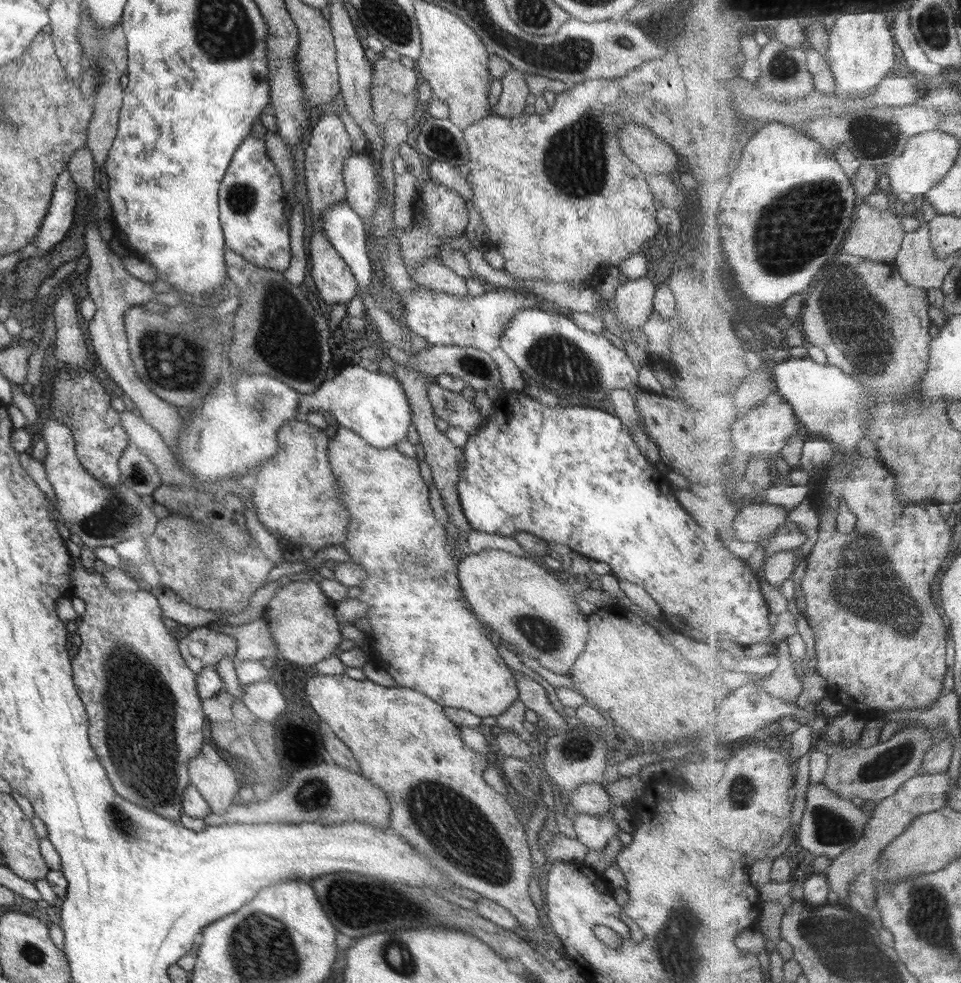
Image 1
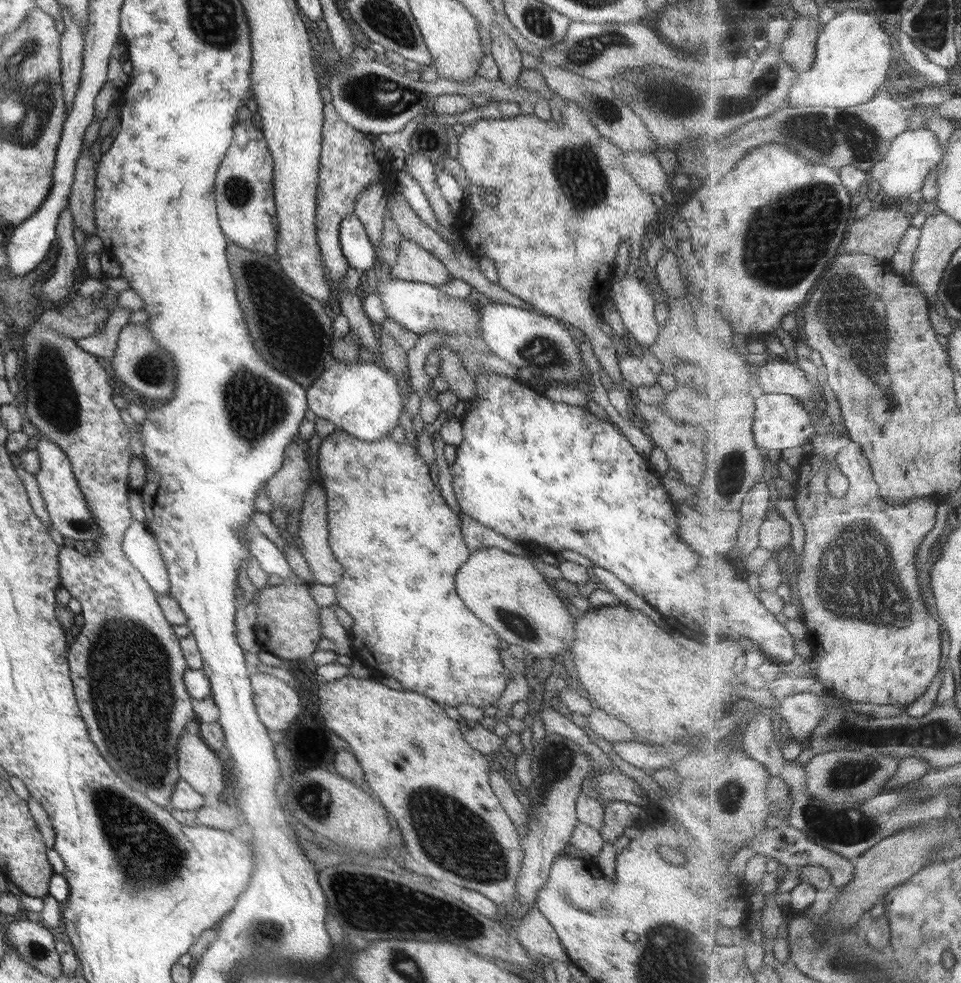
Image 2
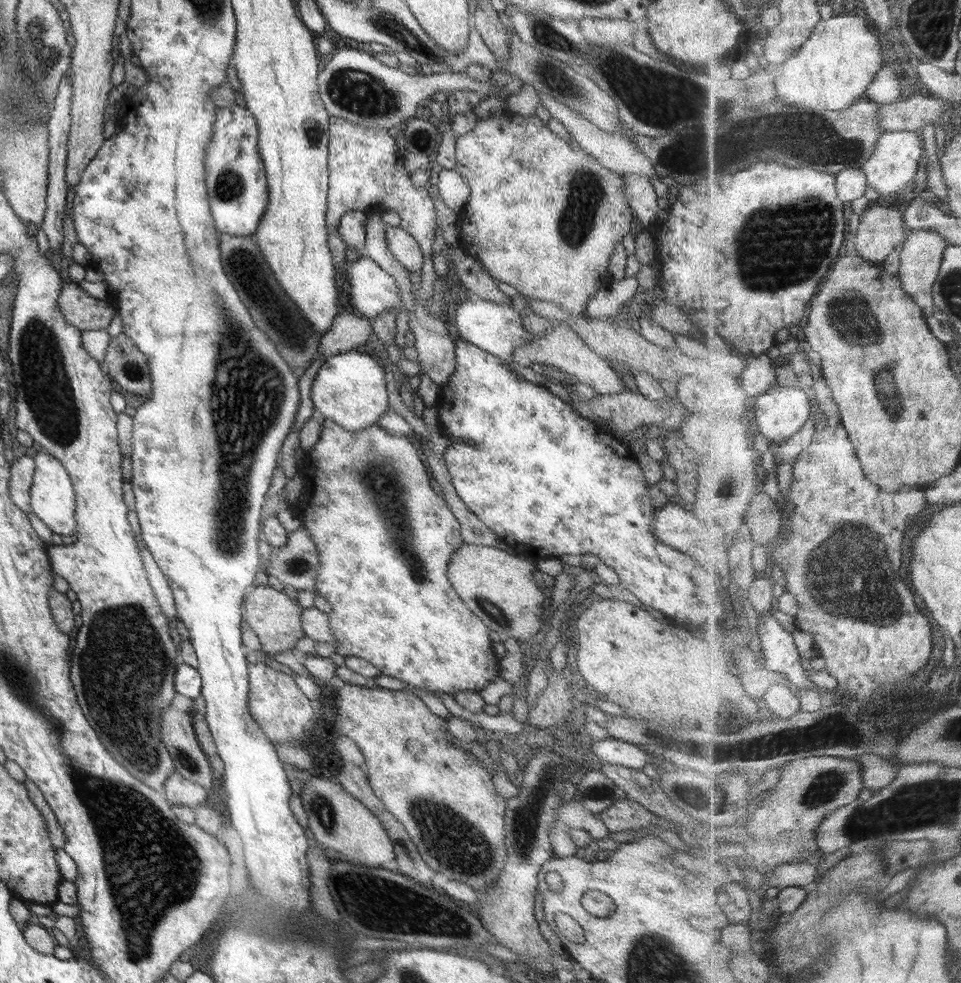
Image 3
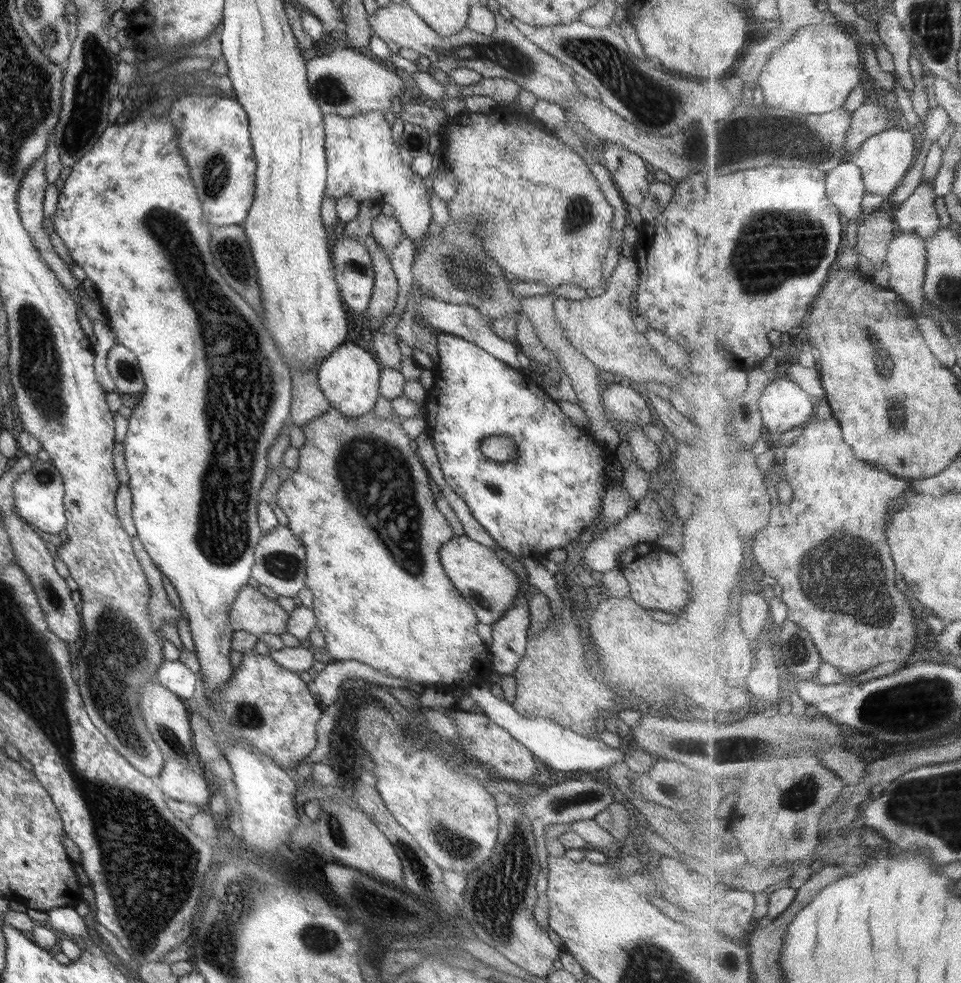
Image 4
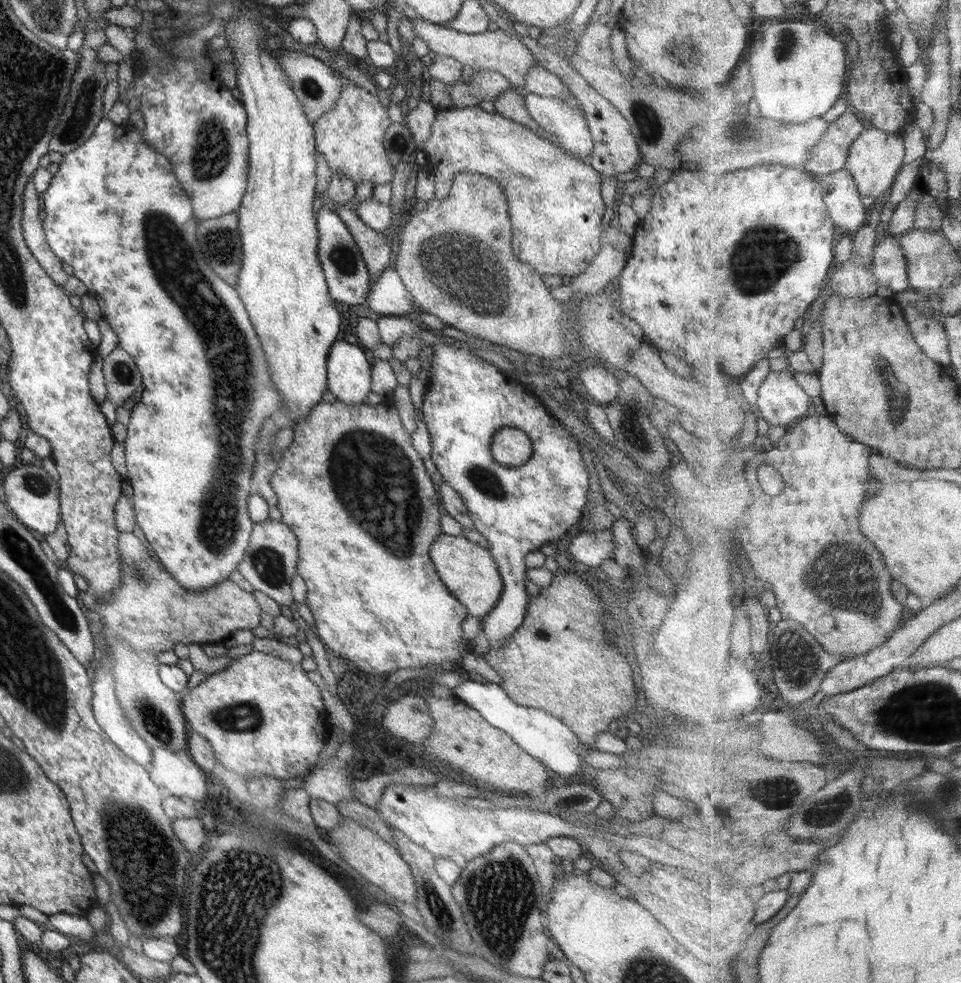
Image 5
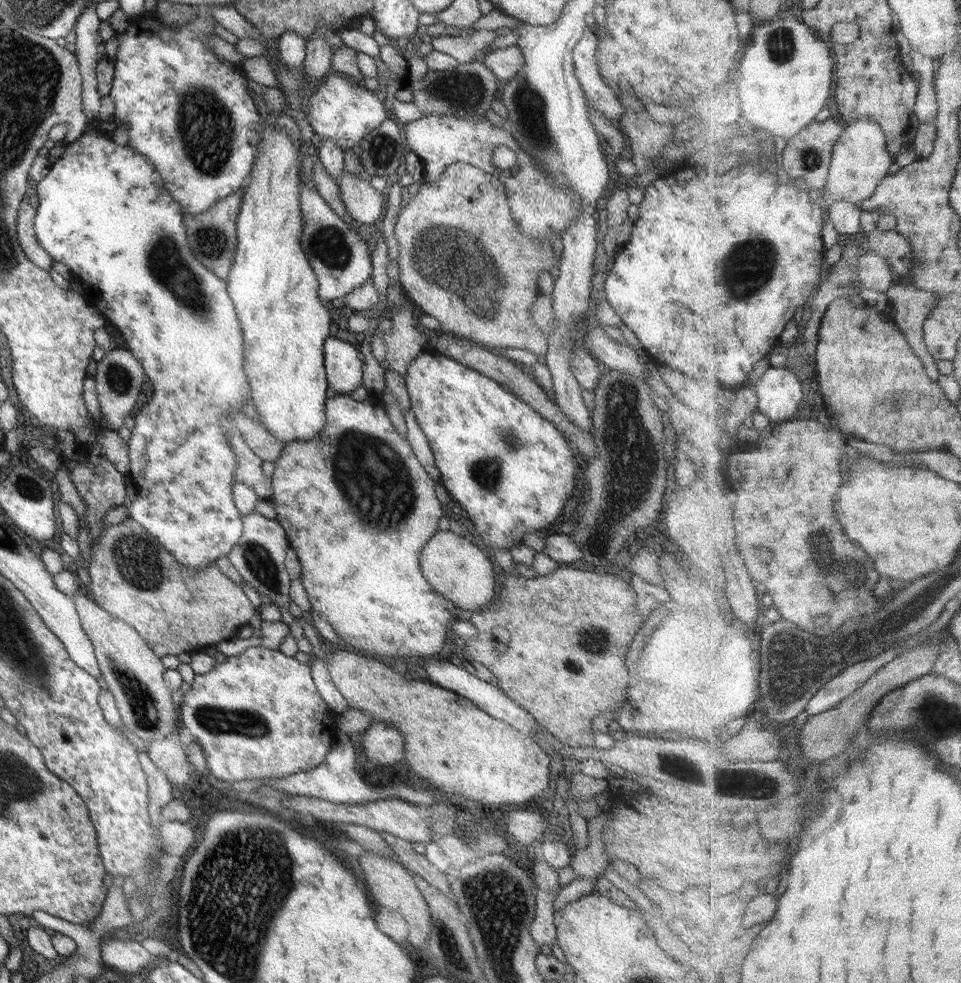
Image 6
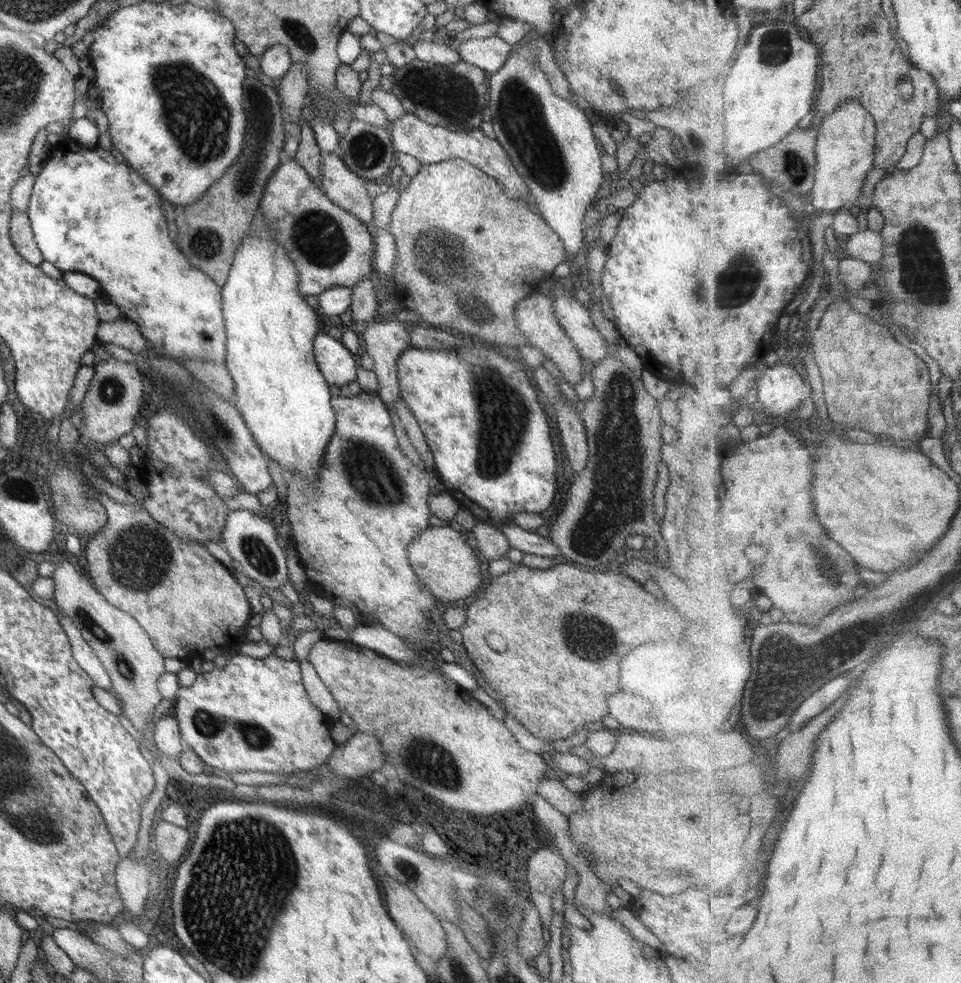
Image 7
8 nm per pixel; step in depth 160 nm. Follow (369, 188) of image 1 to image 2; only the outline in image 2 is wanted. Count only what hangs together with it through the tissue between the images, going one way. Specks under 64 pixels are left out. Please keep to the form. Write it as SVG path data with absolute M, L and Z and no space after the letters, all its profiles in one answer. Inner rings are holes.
M380 182L369 183L354 200L353 212L363 225L368 240L380 252L383 213L386 212L387 187Z

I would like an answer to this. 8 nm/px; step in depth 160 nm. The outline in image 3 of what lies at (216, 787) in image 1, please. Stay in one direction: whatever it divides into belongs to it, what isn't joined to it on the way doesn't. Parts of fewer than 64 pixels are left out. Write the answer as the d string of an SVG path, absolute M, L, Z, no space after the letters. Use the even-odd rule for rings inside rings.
M166 706L159 718L161 742L165 744L174 770L185 780L209 792L212 768L199 748L191 721L191 713L175 711Z

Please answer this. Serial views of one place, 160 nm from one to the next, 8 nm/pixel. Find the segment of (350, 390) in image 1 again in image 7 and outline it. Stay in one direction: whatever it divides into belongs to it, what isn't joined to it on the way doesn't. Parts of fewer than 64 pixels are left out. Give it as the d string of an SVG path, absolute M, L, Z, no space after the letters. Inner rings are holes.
M318 332L313 339L313 356L327 385L339 388L355 381L355 360L341 340Z

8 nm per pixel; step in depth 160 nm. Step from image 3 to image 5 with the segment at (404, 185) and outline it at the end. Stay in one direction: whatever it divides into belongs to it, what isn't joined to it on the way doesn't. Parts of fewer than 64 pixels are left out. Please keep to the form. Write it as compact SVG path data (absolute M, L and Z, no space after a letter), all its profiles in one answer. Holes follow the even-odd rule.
M336 72L336 75L340 80L340 95L337 99L337 102L335 102L334 107L331 110L328 110L327 112L325 112L325 114L322 114L321 116L319 116L319 118L316 118L312 122L316 152L318 152L318 154L320 154L324 158L324 161L327 163L327 166L329 167L329 170L331 170L331 172L338 172L339 174L342 174L342 176L348 178L349 180L351 180L351 182L354 182L355 185L359 184L359 182L369 182L369 184L373 185L391 182L391 178L394 173L394 167L392 167L392 162L386 157L386 150L384 149L384 144L382 143L382 140L384 140L385 131L391 123L387 118L387 114L385 113L386 109L383 108L381 103L379 103L377 97L373 97L371 93L365 91L365 89L363 89L362 87L357 87L356 85L354 85L353 82L339 77L339 73Z

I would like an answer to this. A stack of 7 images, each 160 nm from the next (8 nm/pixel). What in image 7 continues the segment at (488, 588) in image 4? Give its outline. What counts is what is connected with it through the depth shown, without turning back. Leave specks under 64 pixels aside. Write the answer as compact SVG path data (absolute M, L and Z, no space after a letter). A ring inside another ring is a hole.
M429 526L414 538L406 548L408 561L415 576L429 589L429 592L443 602L472 596L481 586L479 560L475 552L465 543L465 537L448 526Z

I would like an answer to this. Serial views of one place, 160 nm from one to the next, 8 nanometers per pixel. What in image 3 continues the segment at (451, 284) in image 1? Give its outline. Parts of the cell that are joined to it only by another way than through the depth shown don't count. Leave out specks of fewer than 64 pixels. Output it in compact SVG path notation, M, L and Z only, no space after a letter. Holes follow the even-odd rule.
M386 226L385 229L385 244L391 252L391 255L408 273L413 271L419 272L423 267L424 256L419 250L419 244L413 237L405 232L400 226Z

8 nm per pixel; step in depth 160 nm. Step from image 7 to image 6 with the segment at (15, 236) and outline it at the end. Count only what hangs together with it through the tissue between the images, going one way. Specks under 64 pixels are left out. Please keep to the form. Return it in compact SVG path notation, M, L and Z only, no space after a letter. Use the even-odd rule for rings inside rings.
M27 195L20 202L16 218L16 237L17 242L27 260L33 263L43 271L51 269L53 260L49 254L37 243L36 234L34 233L34 218L36 207L31 203Z

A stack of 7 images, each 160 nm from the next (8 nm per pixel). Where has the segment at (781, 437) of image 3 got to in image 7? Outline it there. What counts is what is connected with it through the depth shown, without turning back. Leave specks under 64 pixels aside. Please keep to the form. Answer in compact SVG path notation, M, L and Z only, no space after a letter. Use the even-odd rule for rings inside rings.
M791 362L776 363L774 366L765 369L760 383L754 388L754 393L755 398L762 402L767 415L782 420L786 418L788 413L797 410L805 398L813 396L811 384L803 386L804 375L804 372Z

